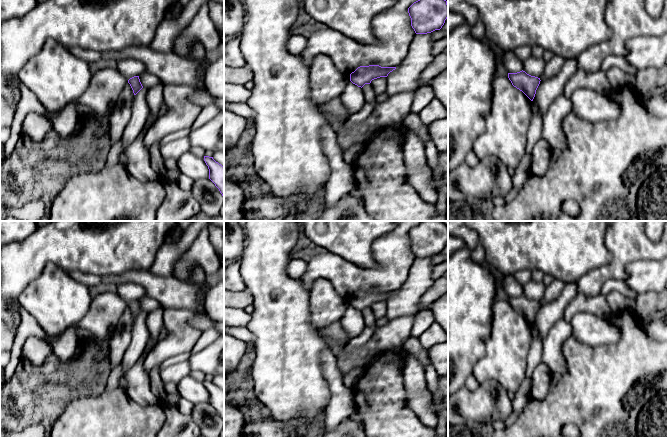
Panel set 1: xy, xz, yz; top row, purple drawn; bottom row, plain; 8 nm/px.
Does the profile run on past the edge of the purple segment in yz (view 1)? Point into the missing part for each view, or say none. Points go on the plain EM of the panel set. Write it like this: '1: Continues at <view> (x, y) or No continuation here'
1: No continuation here

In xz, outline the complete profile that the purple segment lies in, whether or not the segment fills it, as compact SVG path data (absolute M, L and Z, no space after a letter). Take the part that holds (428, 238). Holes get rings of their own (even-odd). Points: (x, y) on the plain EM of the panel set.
M422 221L408 232L408 237L415 257L427 258L442 252L448 242L448 228L441 221Z

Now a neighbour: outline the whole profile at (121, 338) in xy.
M127 307L112 337L109 339L111 369L122 362L125 351L131 342L134 321L133 314L130 308Z

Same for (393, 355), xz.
M395 347L383 352L383 356L387 358L390 363L396 364L400 370L404 368L405 360L401 358L401 354L403 353L402 347Z

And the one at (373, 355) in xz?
M372 350L369 352L368 356L365 359L365 368L369 367L370 365L372 365L377 359L378 357L382 354L382 352L378 351L378 350Z

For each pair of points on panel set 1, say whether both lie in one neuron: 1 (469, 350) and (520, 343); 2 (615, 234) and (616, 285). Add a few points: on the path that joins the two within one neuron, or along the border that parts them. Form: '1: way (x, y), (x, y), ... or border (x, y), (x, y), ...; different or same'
1: border (491, 325), (485, 353), (472, 368); different
2: border (624, 280), (608, 280), (600, 291); different

